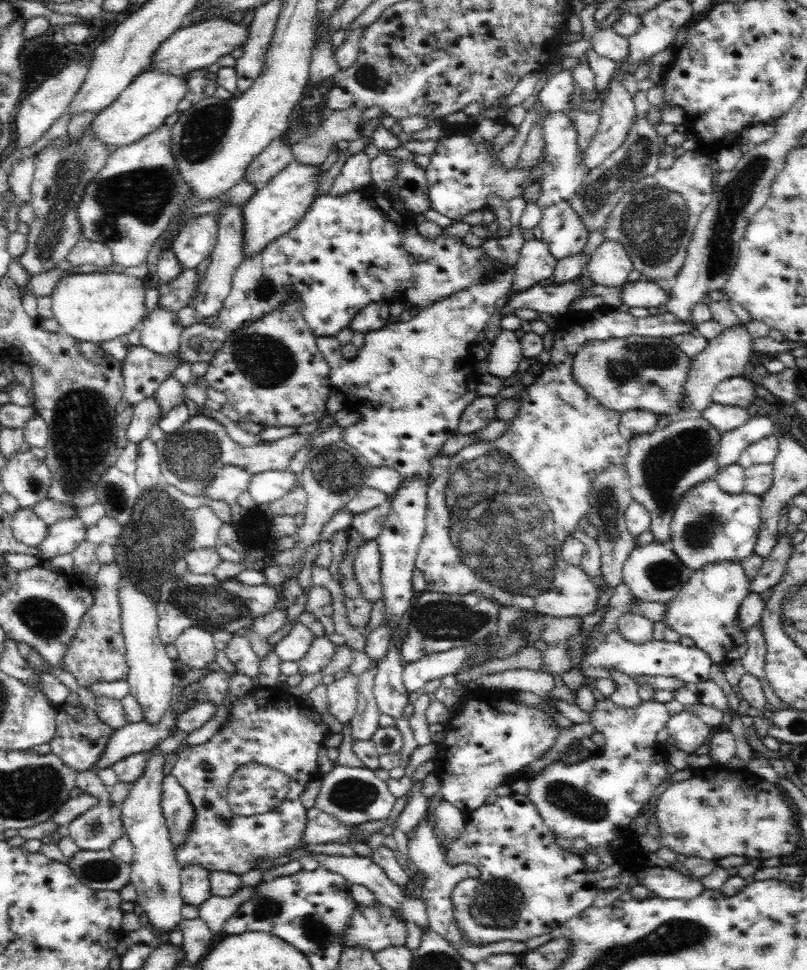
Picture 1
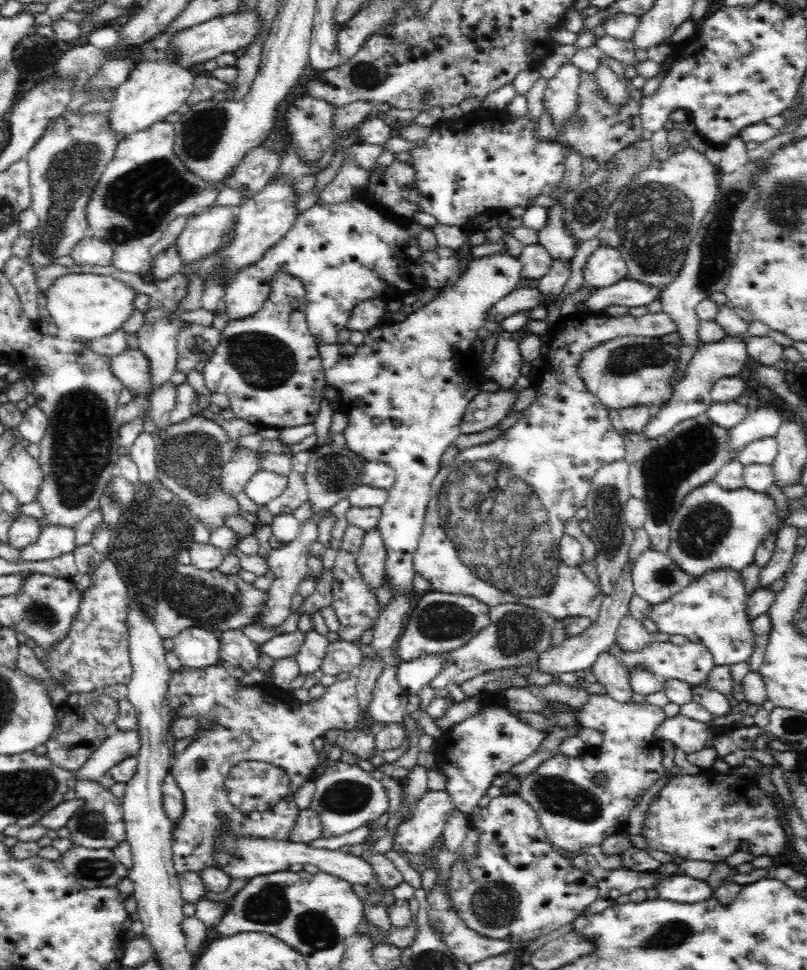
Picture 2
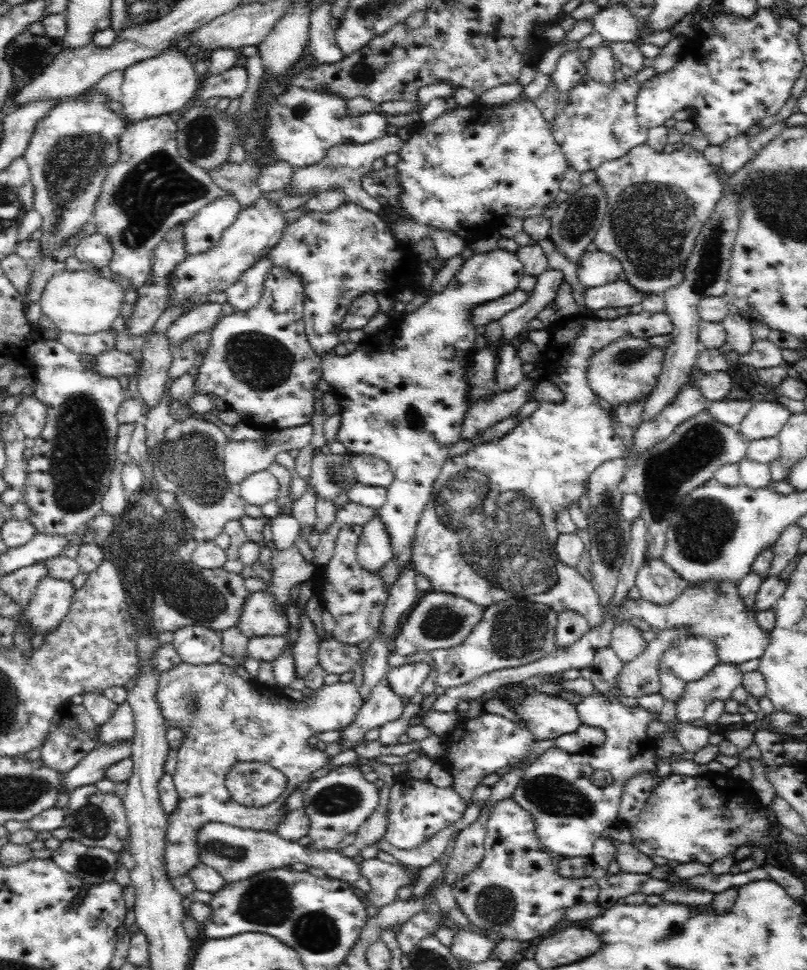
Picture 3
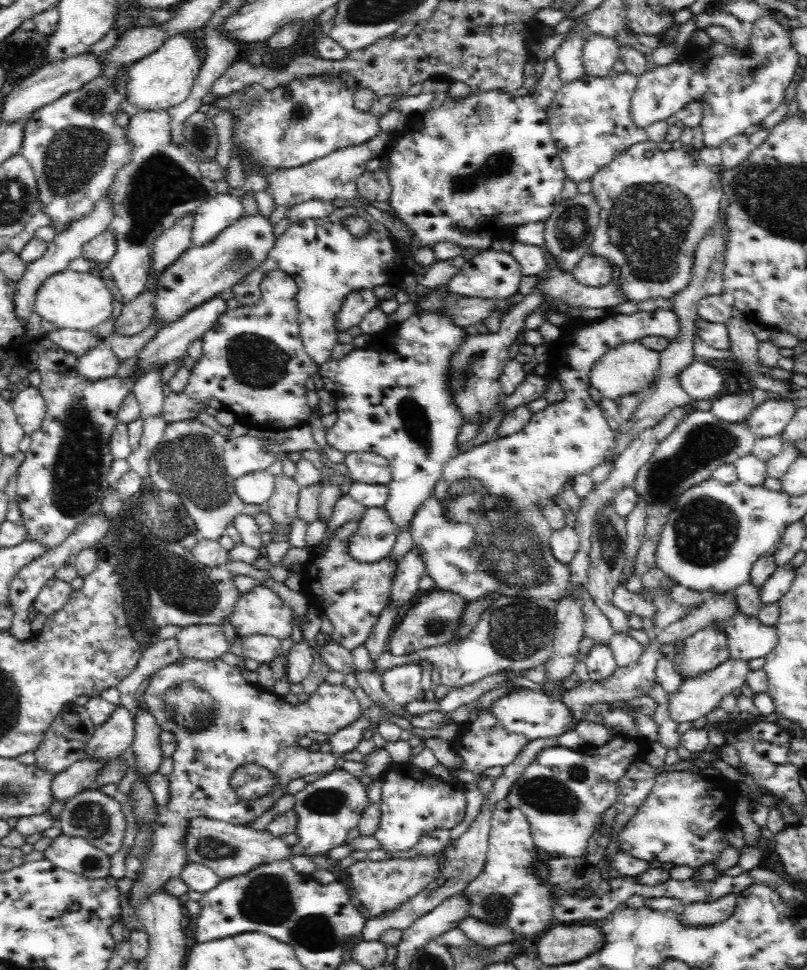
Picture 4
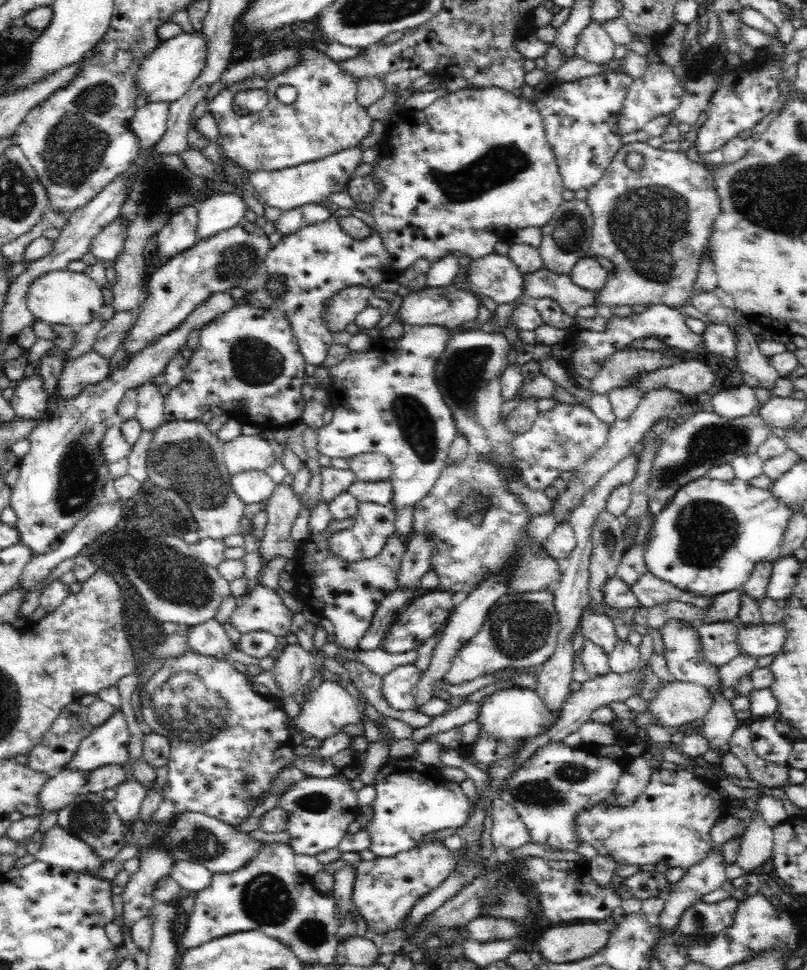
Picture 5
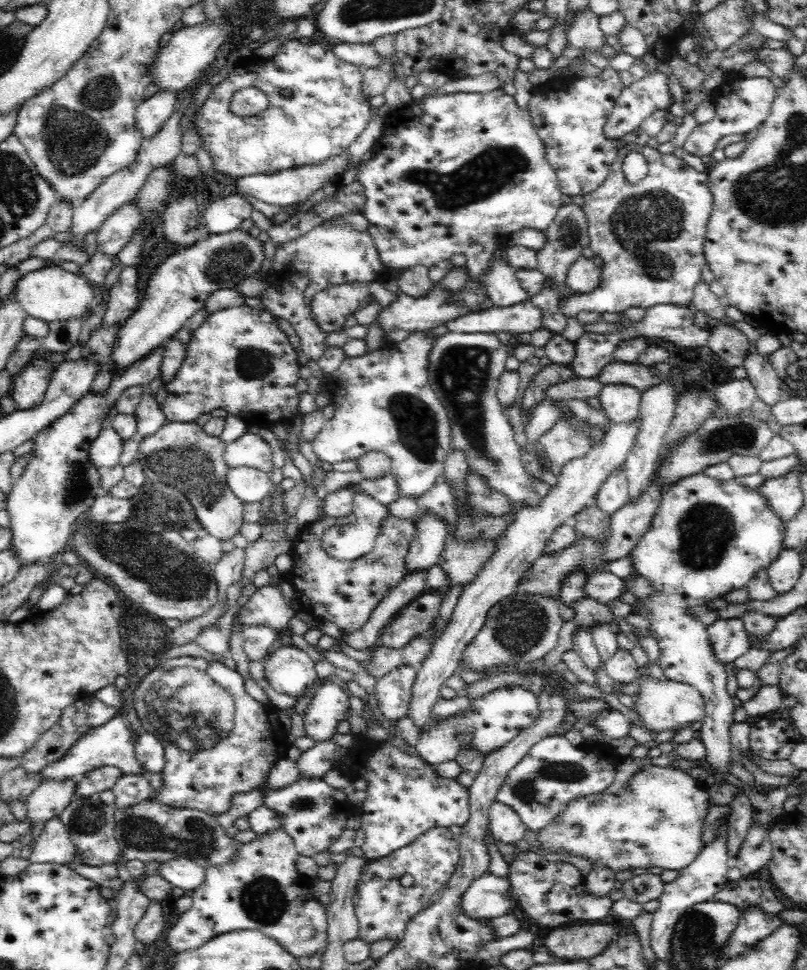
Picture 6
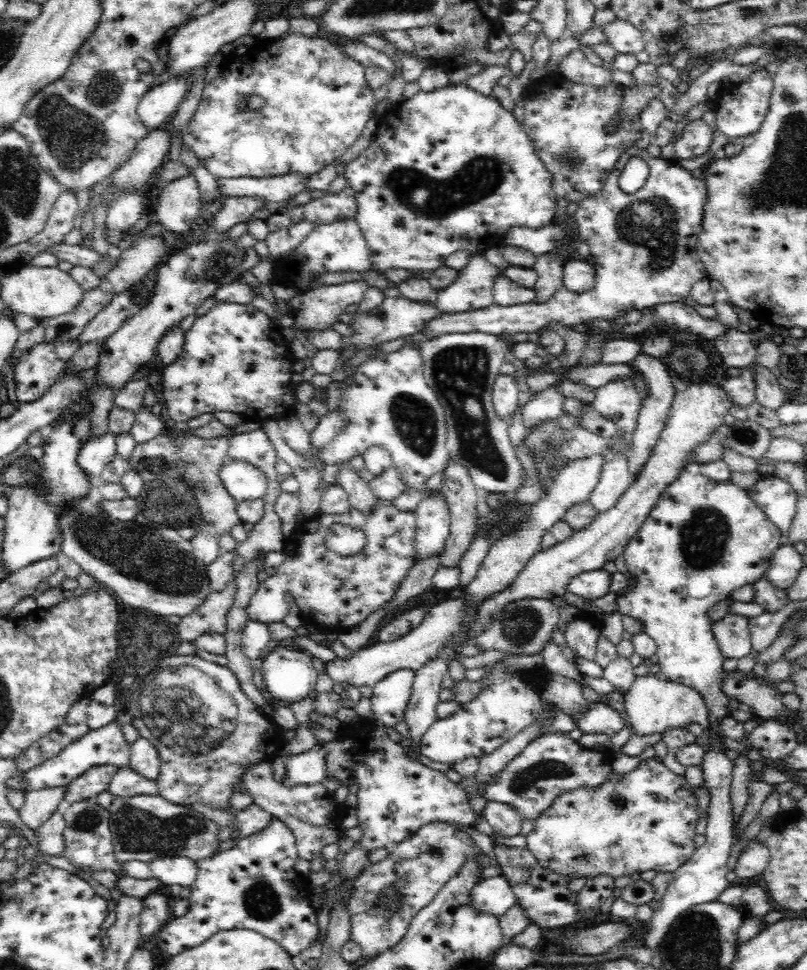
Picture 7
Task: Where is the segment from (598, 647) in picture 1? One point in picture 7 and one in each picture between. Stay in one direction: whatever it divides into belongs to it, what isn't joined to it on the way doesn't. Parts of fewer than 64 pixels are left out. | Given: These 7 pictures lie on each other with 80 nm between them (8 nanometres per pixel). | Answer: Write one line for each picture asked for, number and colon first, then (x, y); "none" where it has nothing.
2: (690, 662)
3: (695, 656)
4: (704, 650)
5: (719, 639)
6: (730, 640)
7: (732, 632)

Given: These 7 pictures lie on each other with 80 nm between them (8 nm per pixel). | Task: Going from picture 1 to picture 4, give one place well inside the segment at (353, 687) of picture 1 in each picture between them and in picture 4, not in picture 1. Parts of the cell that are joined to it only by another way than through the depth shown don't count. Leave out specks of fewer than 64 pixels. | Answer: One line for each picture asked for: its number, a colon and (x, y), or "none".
2: (237, 723)
3: (225, 720)
4: (220, 722)

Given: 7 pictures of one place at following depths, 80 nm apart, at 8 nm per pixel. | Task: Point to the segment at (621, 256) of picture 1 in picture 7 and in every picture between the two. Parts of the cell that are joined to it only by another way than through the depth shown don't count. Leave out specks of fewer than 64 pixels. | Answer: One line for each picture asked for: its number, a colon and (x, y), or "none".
2: (605, 266)
3: (596, 268)
4: (592, 271)
5: (590, 274)
6: (583, 276)
7: (578, 275)

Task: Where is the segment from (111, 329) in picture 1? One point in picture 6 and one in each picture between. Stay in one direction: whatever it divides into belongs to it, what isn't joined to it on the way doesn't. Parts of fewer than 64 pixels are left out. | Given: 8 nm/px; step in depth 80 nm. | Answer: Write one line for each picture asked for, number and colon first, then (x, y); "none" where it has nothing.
2: (83, 306)
3: (83, 302)
4: (80, 301)
5: (59, 297)
6: (51, 293)

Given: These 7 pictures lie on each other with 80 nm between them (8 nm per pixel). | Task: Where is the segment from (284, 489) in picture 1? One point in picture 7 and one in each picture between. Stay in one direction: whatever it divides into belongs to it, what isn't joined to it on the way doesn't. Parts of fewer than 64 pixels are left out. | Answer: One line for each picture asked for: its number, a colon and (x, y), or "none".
2: (264, 486)
3: (261, 487)
4: (257, 487)
5: (252, 486)
6: (248, 484)
7: (243, 481)

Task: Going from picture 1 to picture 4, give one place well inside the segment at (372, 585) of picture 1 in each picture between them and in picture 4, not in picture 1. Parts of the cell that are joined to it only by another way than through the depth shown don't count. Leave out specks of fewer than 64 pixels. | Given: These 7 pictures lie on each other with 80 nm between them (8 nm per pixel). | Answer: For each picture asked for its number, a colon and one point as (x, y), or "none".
2: (372, 554)
3: (374, 549)
4: (376, 534)

